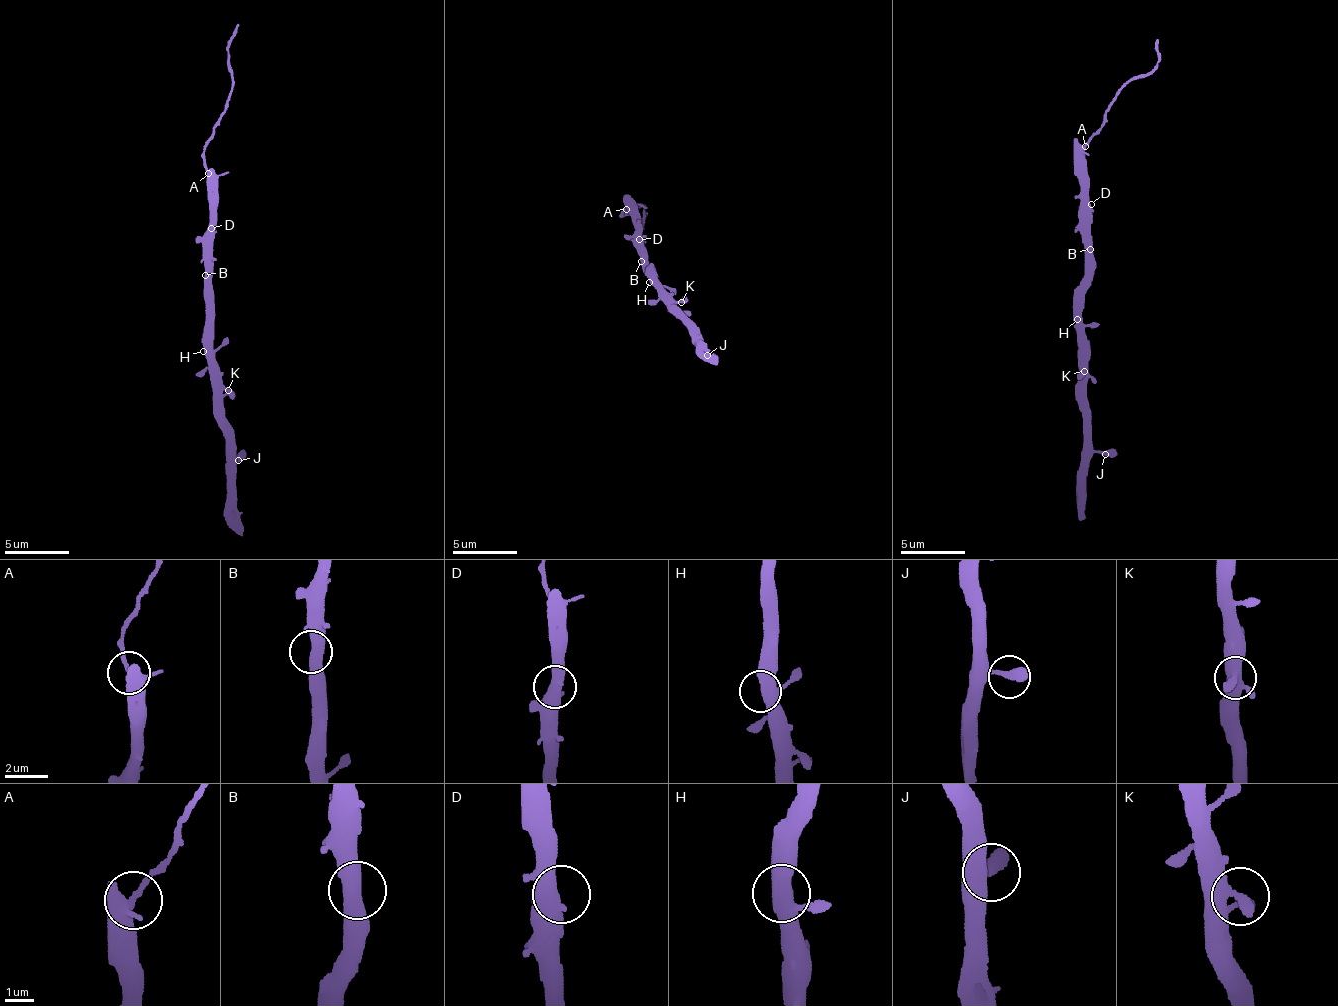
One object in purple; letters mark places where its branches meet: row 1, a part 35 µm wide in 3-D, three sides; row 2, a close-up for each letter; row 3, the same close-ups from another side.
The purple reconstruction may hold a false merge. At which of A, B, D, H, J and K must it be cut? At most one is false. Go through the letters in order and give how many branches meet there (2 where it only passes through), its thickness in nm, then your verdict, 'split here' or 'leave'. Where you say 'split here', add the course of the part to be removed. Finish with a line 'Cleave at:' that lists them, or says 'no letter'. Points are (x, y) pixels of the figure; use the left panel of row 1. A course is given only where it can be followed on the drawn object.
A: 3 branches meet; 400 nm thick; split here; foreign part runs (209, 174), (204, 155), (232, 87), (227, 53), (237, 23)
B: 2 branches meet; 500 nm thick; leave
D: 2 branches meet; 550 nm thick; leave
H: 3 branches meet; 440 nm thick; leave
J: 1 branches meet; 500 nm thick; leave
K: 2 branches meet; 420 nm thick; leave
Cleave at: A

